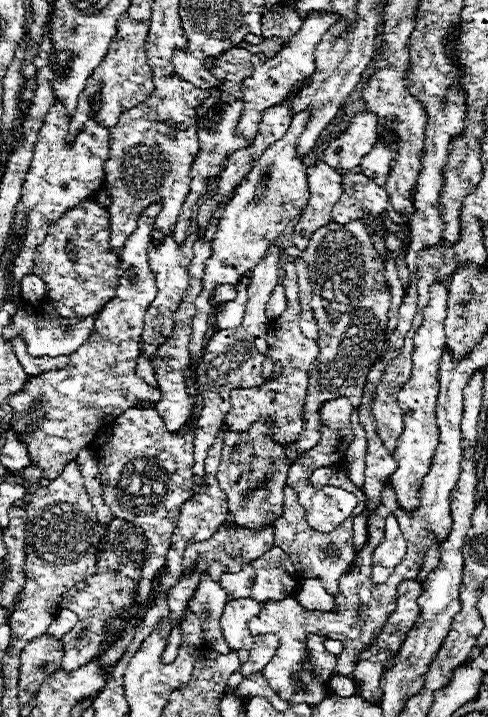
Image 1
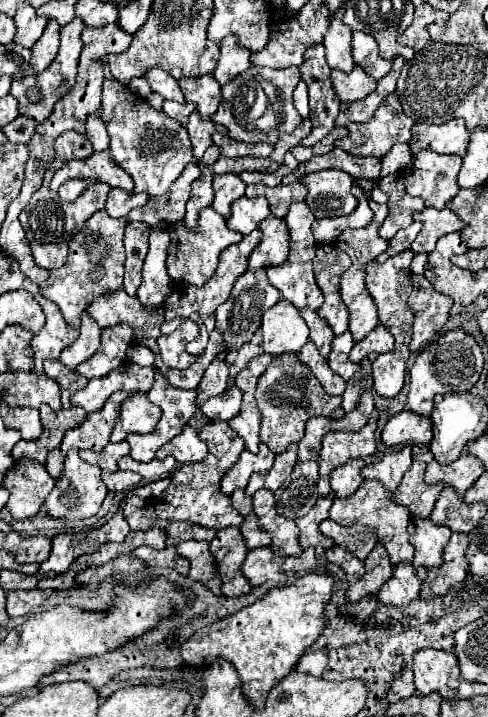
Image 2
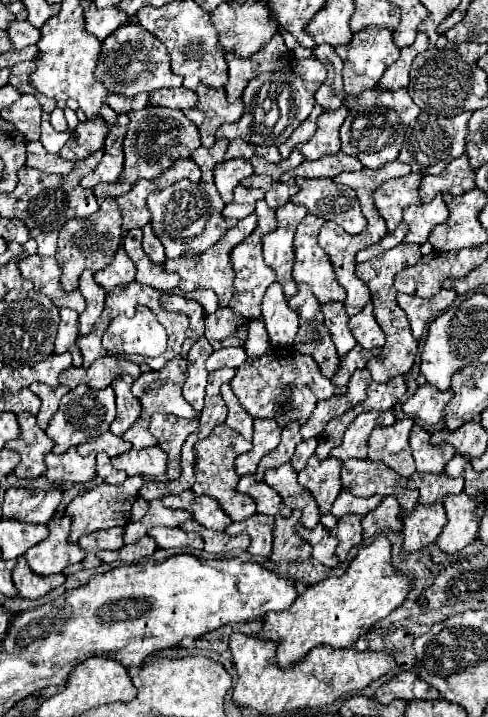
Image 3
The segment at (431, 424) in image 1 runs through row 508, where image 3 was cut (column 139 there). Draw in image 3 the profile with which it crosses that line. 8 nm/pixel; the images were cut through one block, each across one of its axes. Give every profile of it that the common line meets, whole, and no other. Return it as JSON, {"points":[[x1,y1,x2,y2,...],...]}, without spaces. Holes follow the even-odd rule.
{"points":[[128,374,116,376,116,382,112,382,112,388,116,392,116,418,110,424,110,432,116,436,122,436,140,416,140,402,136,402,136,398,130,392,134,378]]}

